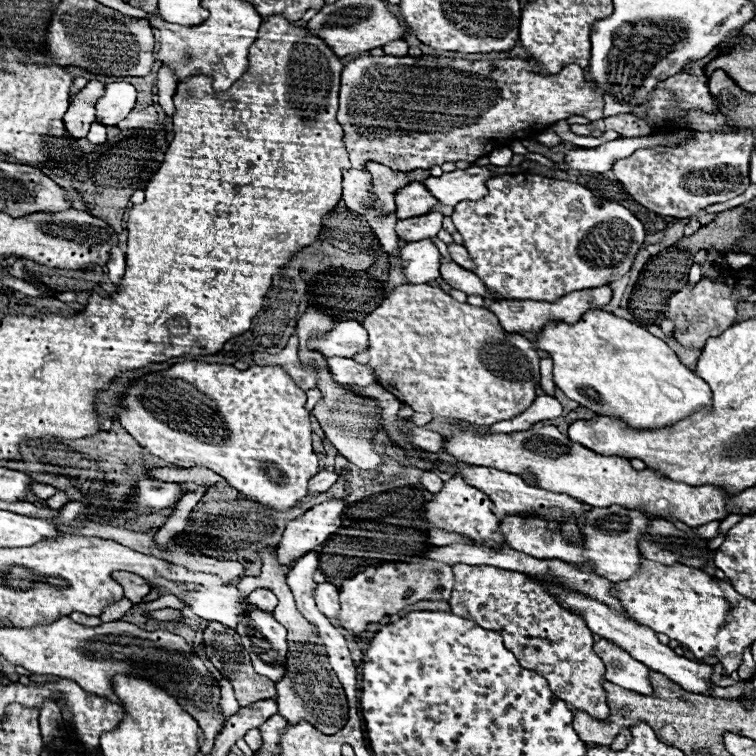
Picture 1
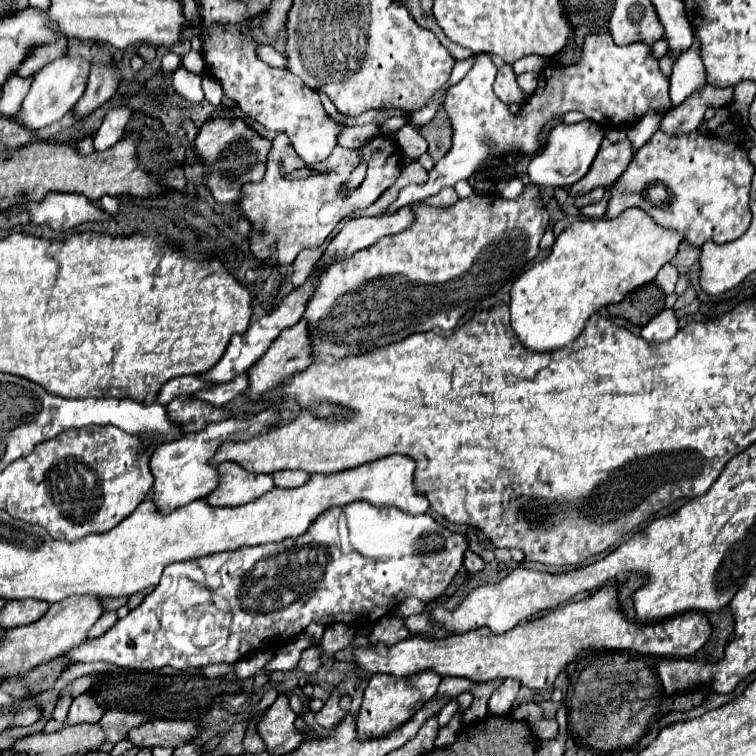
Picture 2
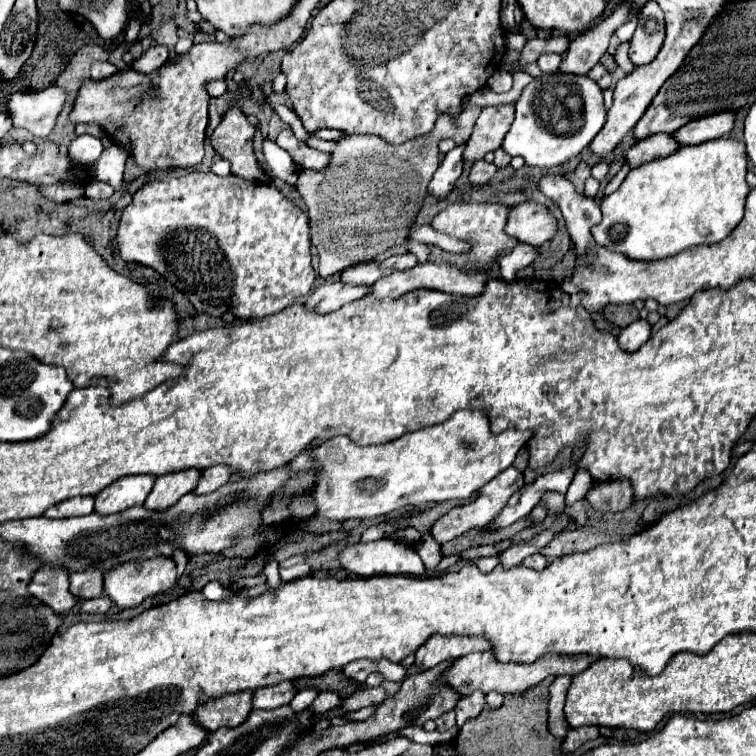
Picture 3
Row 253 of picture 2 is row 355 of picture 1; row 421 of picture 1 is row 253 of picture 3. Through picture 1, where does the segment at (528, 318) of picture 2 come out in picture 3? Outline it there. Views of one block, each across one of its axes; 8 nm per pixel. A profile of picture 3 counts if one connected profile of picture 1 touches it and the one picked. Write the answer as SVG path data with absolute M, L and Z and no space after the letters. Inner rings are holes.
M718 138L698 146L684 146L668 158L632 168L618 190L602 198L602 222L592 228L596 244L640 262L666 260L694 246L718 244L732 232L732 228L736 228L736 224L744 216L744 200L750 190L744 178L746 162L748 158L744 142Z

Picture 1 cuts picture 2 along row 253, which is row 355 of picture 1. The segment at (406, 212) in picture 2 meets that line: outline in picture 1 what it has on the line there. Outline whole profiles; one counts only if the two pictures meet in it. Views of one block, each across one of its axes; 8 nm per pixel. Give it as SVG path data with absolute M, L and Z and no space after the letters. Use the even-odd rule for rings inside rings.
M340 322L334 330L318 338L310 338L308 346L310 350L322 352L326 358L352 358L354 354L368 348L368 334L364 332L364 326L360 322Z

